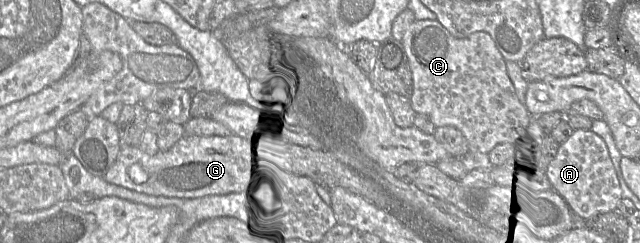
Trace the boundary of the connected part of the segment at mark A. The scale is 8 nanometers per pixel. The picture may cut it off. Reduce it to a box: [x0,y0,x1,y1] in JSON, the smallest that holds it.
[547,129,622,219]

